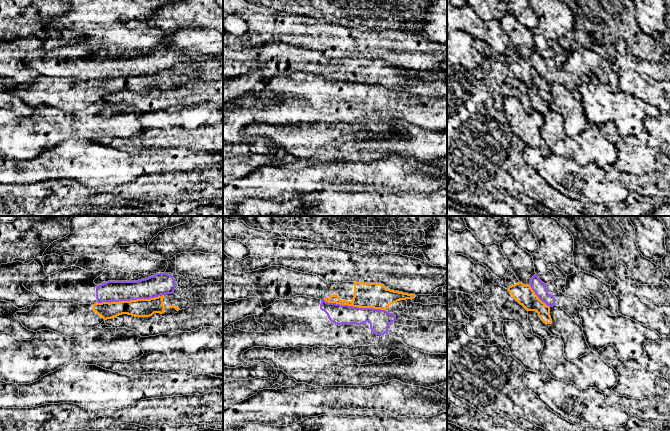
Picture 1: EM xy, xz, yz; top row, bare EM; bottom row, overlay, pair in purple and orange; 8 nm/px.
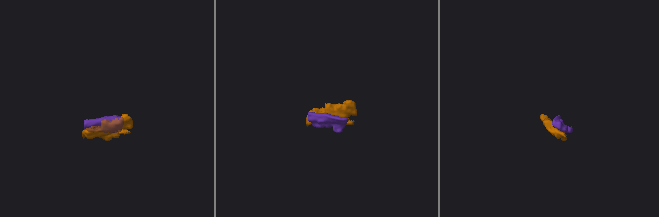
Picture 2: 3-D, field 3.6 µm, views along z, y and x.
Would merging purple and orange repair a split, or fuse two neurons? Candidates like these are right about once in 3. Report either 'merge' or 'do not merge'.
do not merge

